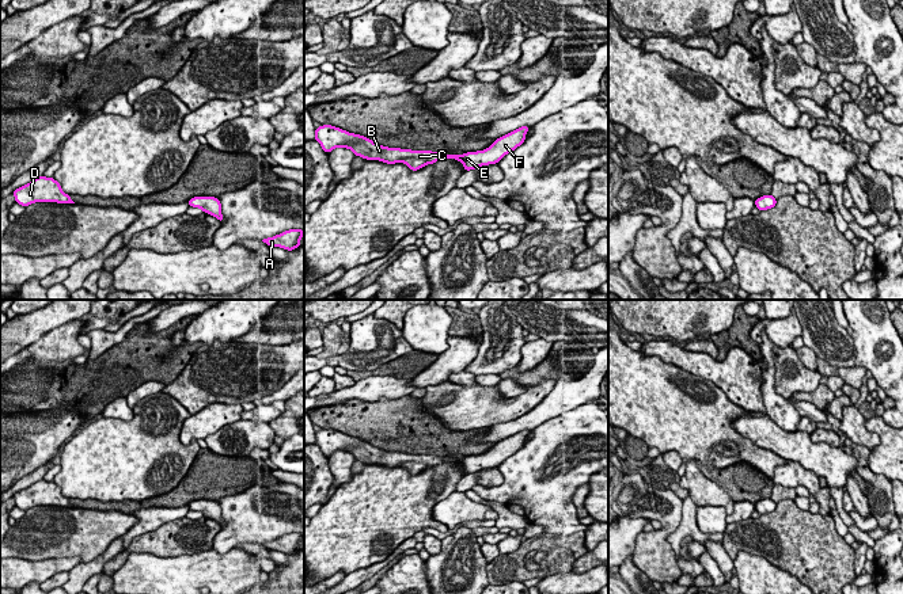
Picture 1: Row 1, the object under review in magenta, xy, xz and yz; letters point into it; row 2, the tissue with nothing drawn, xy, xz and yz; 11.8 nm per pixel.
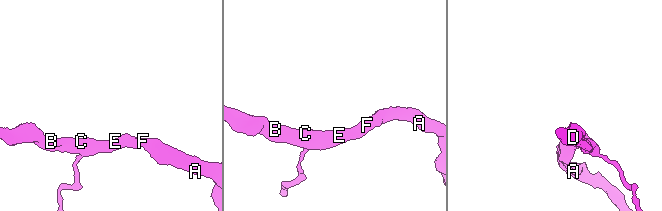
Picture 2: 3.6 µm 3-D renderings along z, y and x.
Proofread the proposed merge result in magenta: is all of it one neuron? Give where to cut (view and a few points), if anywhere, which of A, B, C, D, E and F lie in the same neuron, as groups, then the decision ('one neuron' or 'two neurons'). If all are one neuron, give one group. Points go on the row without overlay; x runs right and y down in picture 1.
cut none; groups A B C D E F; one neuron

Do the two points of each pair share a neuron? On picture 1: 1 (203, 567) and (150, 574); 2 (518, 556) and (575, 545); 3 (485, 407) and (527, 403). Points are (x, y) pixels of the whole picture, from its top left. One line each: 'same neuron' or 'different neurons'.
1: same neuron
2: same neuron
3: same neuron

